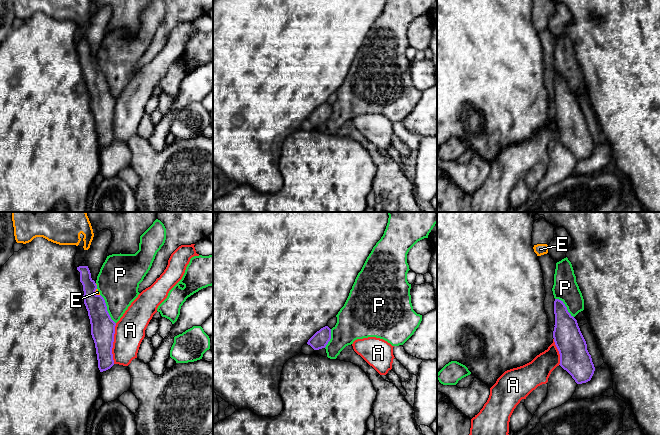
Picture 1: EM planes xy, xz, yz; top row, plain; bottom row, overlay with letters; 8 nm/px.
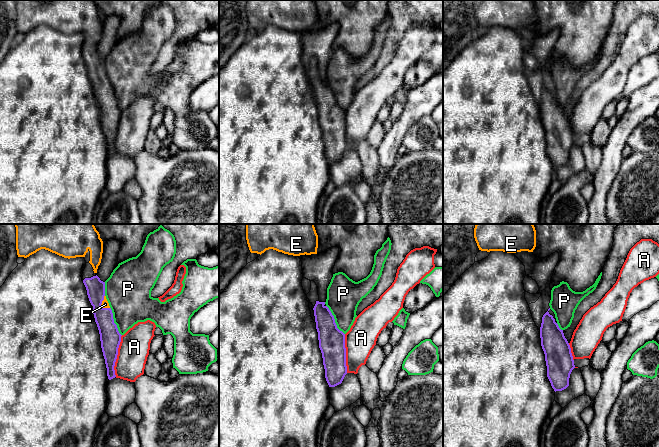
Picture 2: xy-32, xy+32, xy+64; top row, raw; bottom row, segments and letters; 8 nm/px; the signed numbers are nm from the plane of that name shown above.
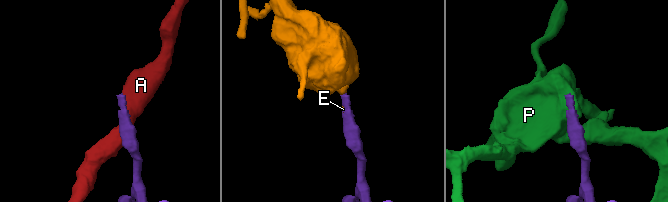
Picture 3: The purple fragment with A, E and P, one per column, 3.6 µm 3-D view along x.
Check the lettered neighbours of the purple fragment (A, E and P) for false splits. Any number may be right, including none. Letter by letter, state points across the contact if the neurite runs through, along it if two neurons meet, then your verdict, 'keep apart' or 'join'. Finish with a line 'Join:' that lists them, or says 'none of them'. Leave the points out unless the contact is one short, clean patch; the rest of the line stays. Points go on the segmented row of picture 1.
A: border along xy (116, 323), (112, 348), (113, 363); keep apart
E: runs through xy (100, 320), (94, 302), (94, 292), (97, 292); join
P: keep apart
Join: E

